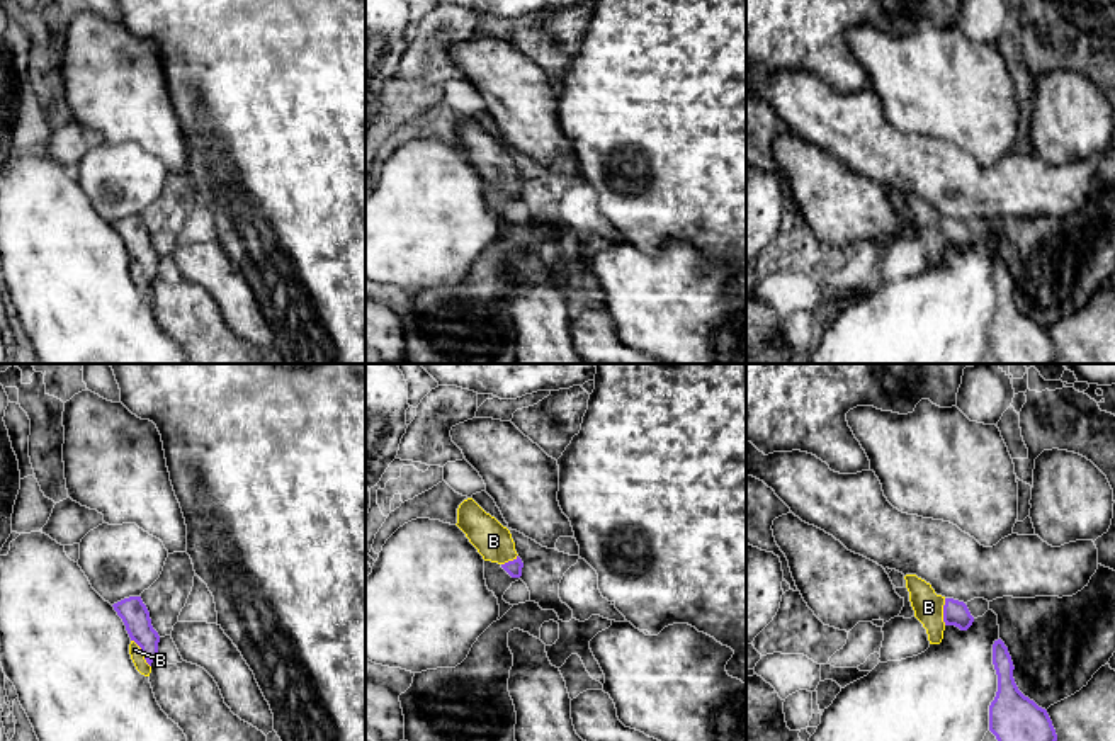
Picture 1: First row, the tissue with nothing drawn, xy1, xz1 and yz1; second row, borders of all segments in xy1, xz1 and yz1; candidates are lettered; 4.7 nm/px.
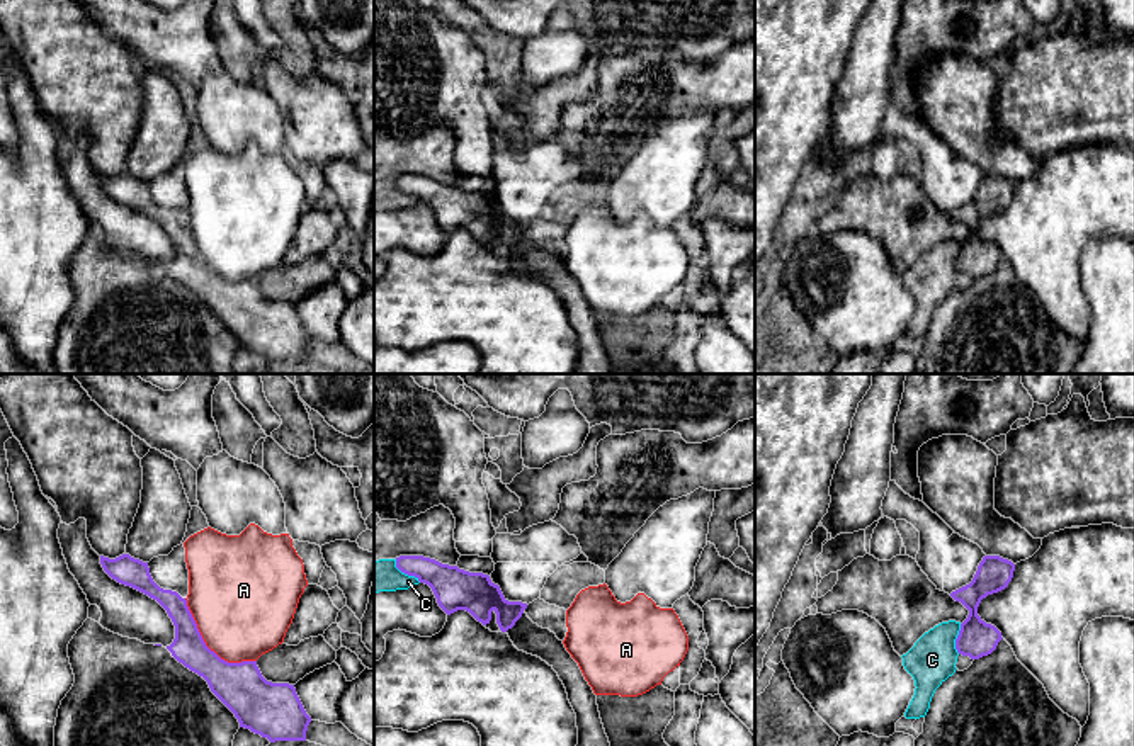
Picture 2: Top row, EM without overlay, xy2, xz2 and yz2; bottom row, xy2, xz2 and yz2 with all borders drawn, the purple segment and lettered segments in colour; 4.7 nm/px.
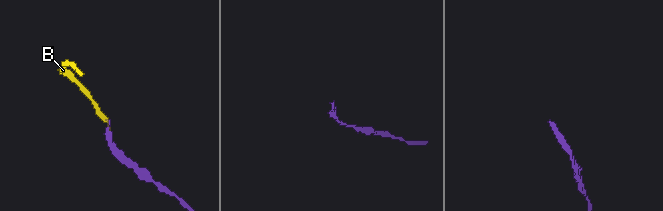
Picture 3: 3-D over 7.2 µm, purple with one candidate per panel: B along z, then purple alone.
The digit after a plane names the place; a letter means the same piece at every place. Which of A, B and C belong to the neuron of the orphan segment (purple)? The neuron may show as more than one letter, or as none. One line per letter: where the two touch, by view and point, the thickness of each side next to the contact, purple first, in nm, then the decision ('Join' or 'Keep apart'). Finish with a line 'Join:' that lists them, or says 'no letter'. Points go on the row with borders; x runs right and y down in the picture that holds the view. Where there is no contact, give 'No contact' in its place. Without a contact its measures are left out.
A: Touches purple at xy2 (206, 646). Thickness 220 nm (purple) against 460 nm. Keep apart
B: Touches purple at xy1 (141, 651). Thickness 130 nm (purple) against 60 nm. Join
C: Touches purple at xz2 (405, 573). Thickness 200 nm (purple) against 150 nm. Keep apart
Join: B

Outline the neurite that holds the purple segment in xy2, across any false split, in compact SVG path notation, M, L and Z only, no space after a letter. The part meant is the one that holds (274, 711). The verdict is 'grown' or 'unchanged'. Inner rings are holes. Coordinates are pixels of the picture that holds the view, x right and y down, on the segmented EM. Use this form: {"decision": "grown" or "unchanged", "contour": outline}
{"decision": "unchanged", "contour": "M122 554L116 559L100 556L100 564L112 579L148 595L167 610L175 625L175 639L167 649L179 663L207 681L211 692L235 714L240 727L250 729L252 732L267 738L270 743L306 741L311 717L306 714L294 685L267 681L262 676L257 661L228 663L211 651L197 629L187 607L187 600L177 591L160 588L150 574L148 562Z"}

